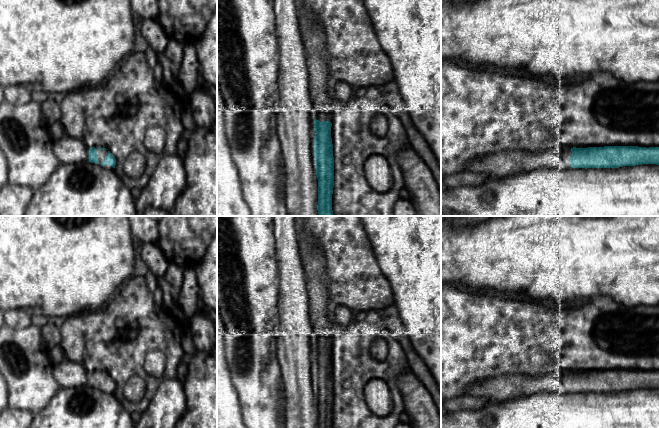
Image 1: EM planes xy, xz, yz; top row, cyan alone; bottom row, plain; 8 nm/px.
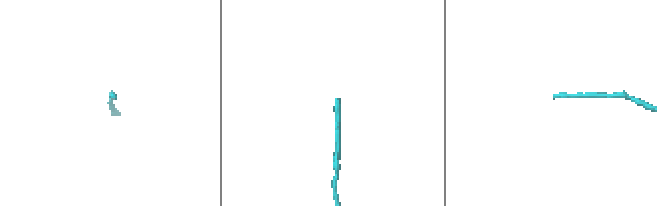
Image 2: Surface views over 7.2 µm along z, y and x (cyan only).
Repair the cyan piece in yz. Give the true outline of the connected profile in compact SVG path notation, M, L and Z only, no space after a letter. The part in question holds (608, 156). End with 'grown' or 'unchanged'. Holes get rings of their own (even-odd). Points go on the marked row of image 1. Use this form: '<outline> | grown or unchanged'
M604 146L543 151L501 151L467 163L469 172L504 178L539 168L619 168L642 164L659 165L659 147Z | grown

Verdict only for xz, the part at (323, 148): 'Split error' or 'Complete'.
Split error

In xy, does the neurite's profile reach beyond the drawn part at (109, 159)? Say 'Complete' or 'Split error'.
Split error

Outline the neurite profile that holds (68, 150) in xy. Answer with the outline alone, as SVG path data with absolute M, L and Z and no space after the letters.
M64 135L59 140L53 141L53 150L60 164L89 161L90 147L79 138Z

